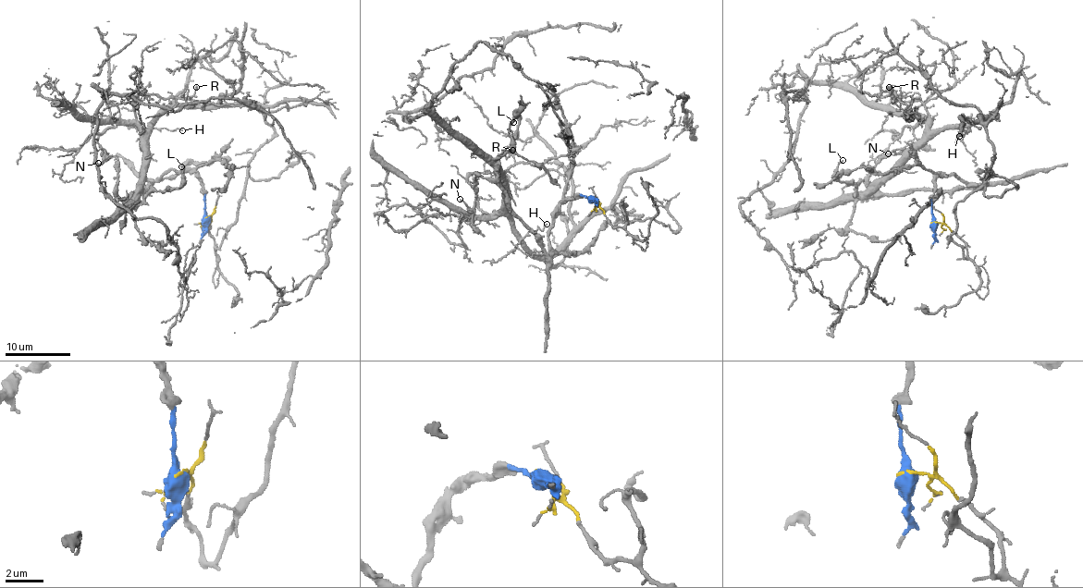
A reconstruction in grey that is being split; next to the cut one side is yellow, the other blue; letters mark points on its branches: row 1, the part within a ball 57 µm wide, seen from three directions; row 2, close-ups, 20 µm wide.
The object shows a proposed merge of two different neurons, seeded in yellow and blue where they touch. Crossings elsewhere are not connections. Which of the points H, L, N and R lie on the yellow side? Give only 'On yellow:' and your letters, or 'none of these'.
On yellow: H, R

